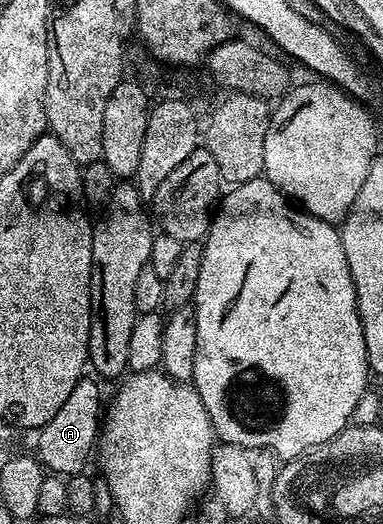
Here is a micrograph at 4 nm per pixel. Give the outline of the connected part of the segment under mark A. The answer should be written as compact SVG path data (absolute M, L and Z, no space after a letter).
M84 378L73 386L69 398L61 405L61 410L45 422L45 426L38 429L39 452L37 459L48 473L58 474L70 478L82 473L87 464L87 459L92 459L97 448L97 441L101 431L101 417L105 412L105 396L99 393L100 381L95 378Z

